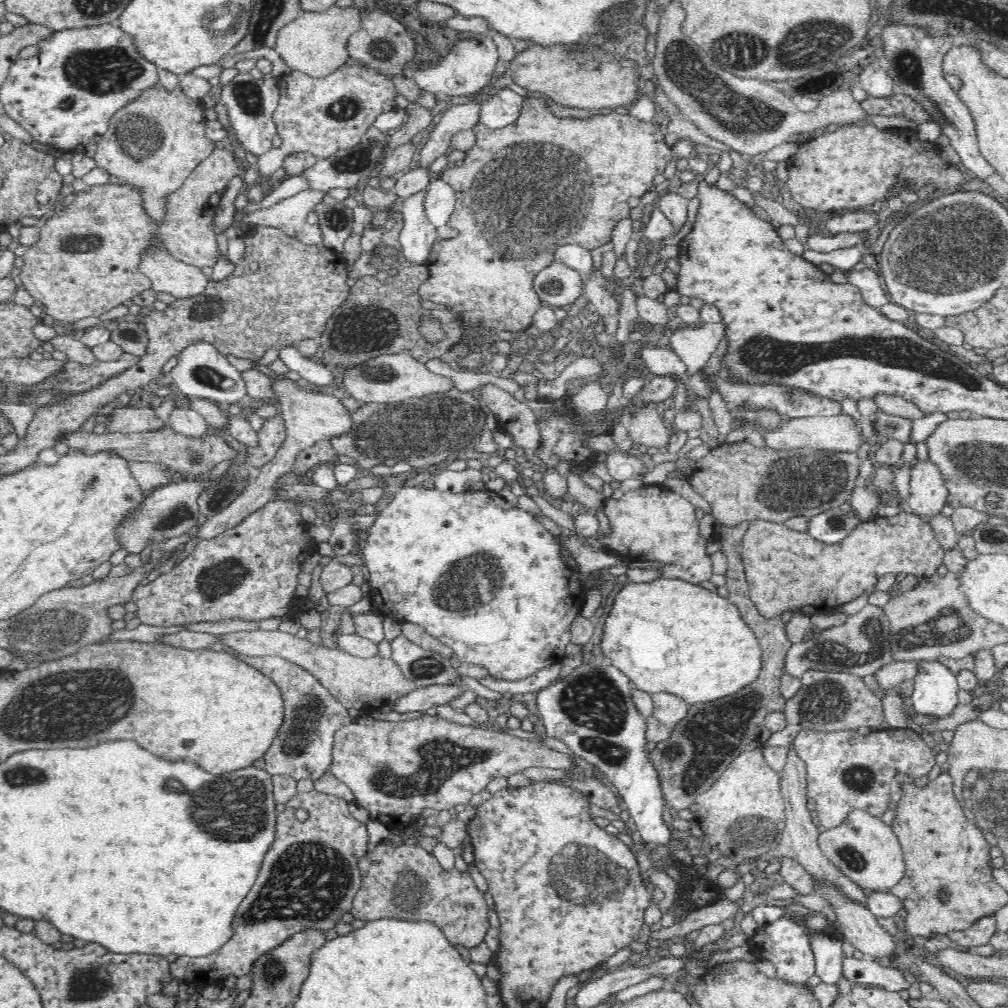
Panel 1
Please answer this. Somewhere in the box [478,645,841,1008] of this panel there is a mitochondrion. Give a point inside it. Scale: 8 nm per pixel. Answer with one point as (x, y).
(581, 873)

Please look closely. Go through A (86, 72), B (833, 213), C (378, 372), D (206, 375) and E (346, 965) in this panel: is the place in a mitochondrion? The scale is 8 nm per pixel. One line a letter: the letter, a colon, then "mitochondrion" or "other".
A: mitochondrion
B: other
C: mitochondrion
D: mitochondrion
E: other

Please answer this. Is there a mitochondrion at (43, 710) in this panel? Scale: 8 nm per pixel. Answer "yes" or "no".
yes

